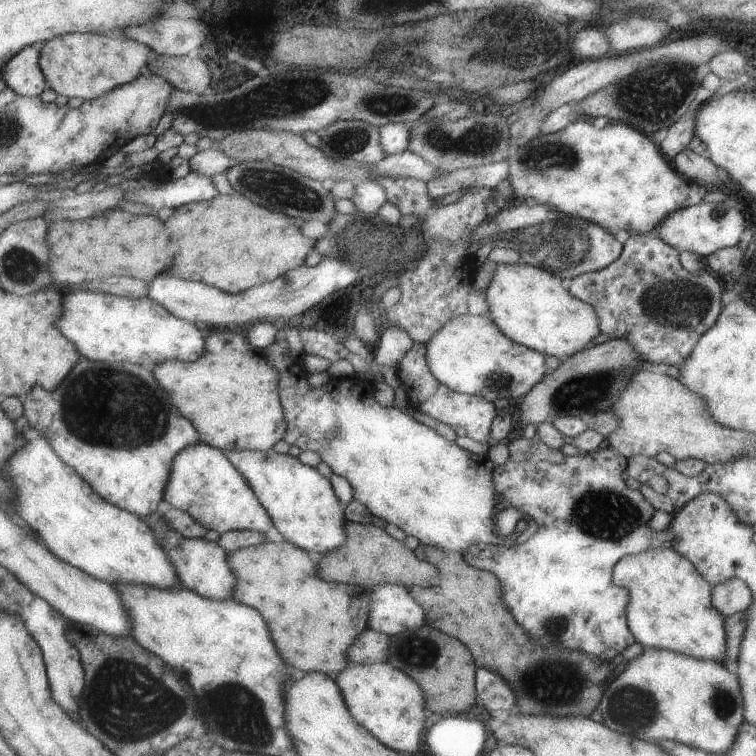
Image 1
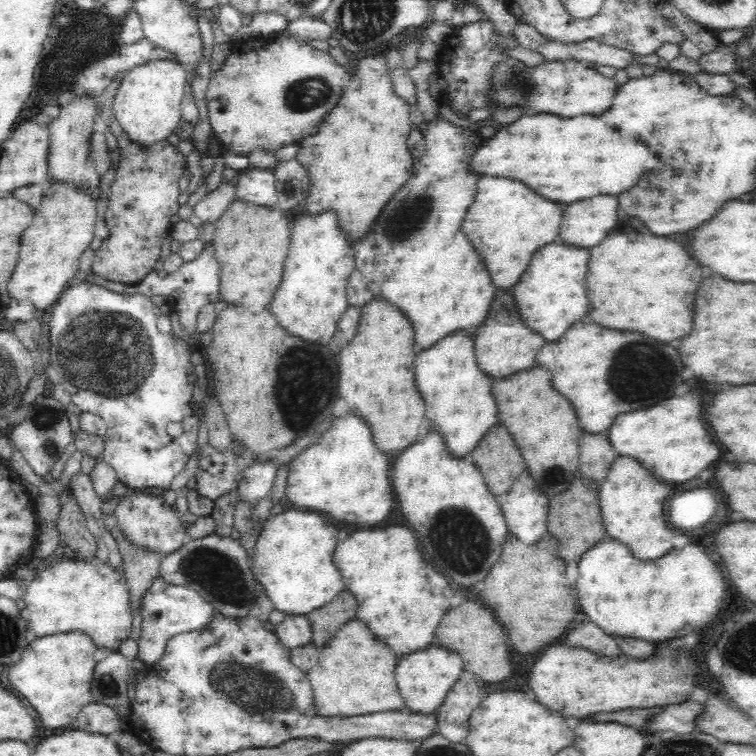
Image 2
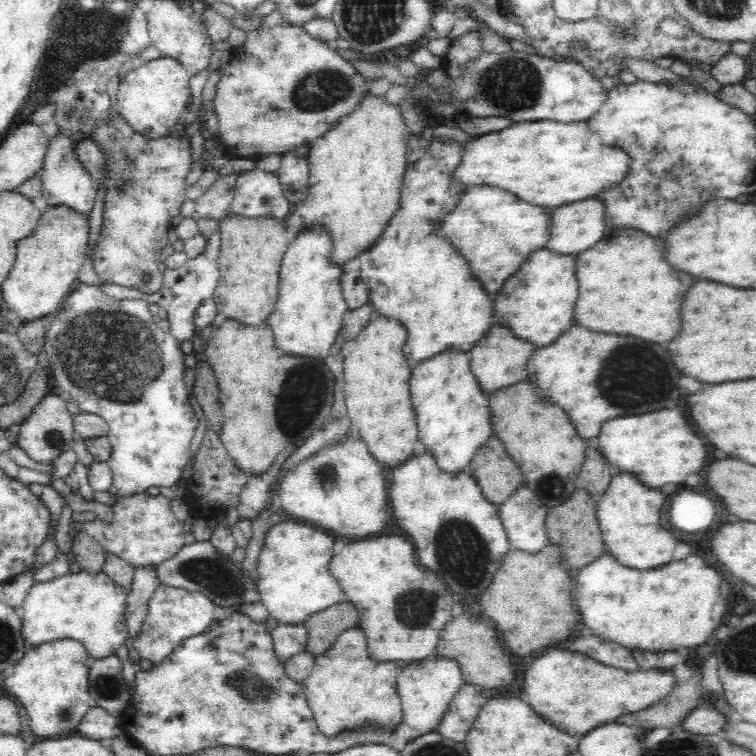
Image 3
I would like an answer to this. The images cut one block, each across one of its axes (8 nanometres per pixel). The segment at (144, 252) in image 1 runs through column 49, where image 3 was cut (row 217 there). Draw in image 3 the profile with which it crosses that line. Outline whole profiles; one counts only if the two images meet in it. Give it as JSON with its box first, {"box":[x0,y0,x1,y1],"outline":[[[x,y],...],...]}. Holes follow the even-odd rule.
{"box":[212,215,290,322],"outline":[[[232,215],[219,220],[219,231],[221,249],[217,266],[220,278],[212,296],[216,312],[238,322],[246,322],[246,312],[256,312],[258,308],[272,314],[278,296],[278,274],[290,241],[284,222],[270,217],[246,218]],[[268,300],[270,310],[266,308]]]}

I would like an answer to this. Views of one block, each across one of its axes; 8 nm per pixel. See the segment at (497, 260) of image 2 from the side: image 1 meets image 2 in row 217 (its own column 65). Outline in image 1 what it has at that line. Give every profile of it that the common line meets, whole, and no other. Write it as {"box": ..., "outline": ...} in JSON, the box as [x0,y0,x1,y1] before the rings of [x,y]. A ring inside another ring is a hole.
{"box":[6,433,181,588],"outline":[[[32,433],[25,444],[10,457],[6,468],[7,478],[14,481],[15,508],[18,518],[28,524],[49,548],[65,560],[112,585],[125,582],[125,584],[143,584],[155,588],[175,588],[181,583],[175,563],[171,562],[170,555],[155,538],[154,530],[143,522],[142,517],[131,511],[115,506],[104,499],[91,483],[69,466],[53,450],[51,442],[40,433]]]}

